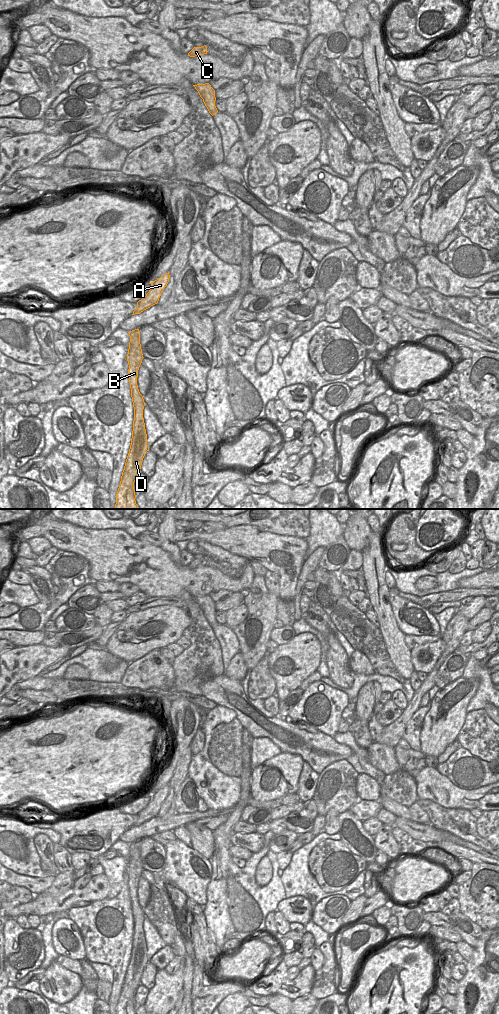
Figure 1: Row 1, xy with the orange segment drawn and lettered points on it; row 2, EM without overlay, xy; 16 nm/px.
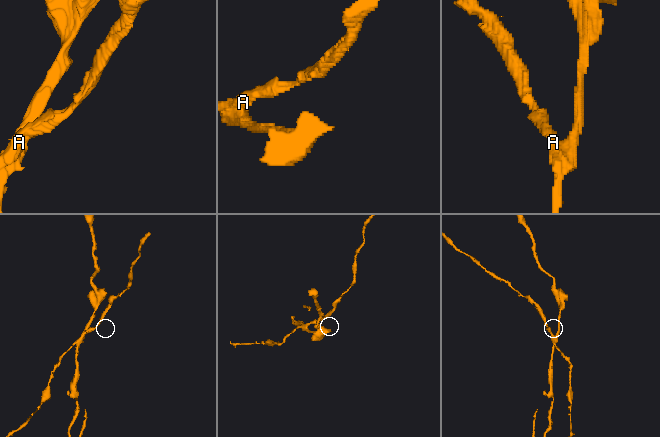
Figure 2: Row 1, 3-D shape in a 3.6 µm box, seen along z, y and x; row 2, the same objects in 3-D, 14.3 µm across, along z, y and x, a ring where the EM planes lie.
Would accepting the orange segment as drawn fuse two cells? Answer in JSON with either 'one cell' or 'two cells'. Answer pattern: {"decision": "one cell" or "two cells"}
{"decision": "two cells"}

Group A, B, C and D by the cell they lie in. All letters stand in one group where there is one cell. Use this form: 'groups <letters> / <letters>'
groups A / B C D

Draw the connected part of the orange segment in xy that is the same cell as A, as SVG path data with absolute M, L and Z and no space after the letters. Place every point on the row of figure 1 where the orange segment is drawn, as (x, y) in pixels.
M168 272L161 276L160 278L158 278L157 280L151 282L151 289L149 290L145 297L143 297L141 300L137 302L137 308L133 311L132 315L138 314L138 311L140 309L146 310L151 306L157 304L162 291L169 282L169 278L170 275Z

